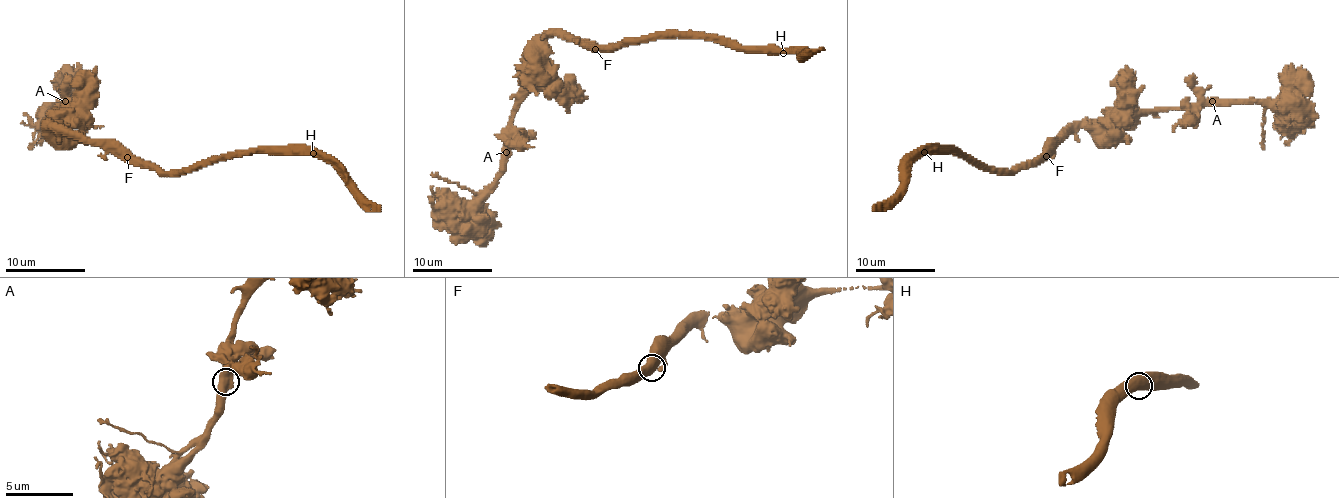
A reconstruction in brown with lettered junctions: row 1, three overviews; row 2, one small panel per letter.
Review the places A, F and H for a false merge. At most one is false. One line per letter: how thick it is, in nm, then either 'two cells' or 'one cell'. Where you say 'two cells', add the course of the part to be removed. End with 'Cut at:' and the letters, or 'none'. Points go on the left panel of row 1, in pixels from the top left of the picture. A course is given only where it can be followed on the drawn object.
A: 600 nm thick; two cells; foreign part runs (65, 102), (72, 99), (61, 101), (74, 87), (74, 81), (67, 73), (60, 77), (61, 73)
F: 600 nm thick; one cell
H: 600 nm thick; one cell
Cut at: A

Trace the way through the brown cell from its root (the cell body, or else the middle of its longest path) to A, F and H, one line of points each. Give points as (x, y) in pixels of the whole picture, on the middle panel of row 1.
A: (536, 59), (530, 69), (525, 97), (513, 116), (511, 144), (506, 152)
F: (536, 59), (542, 43), (550, 35), (571, 37), (574, 41), (593, 41), (595, 49)
H: (536, 59), (542, 43), (550, 35), (617, 46), (629, 40), (701, 36), (737, 46), (777, 47), (783, 53)

